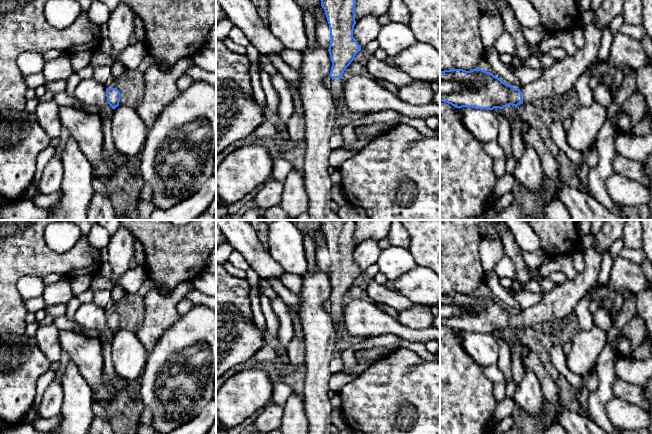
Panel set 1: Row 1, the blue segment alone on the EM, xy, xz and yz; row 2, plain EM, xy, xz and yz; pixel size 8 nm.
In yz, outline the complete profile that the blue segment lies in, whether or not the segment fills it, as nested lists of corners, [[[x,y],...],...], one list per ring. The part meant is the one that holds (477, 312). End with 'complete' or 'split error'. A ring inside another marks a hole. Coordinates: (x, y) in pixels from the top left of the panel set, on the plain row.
[[[605,220],[593,247],[583,251],[585,269],[561,288],[544,293],[540,303],[519,313],[506,308],[492,297],[476,292],[470,295],[440,295],[440,325],[455,332],[503,333],[522,327],[537,327],[551,319],[573,313],[578,301],[598,281],[602,258],[612,243],[622,237],[626,220]]]; split error

